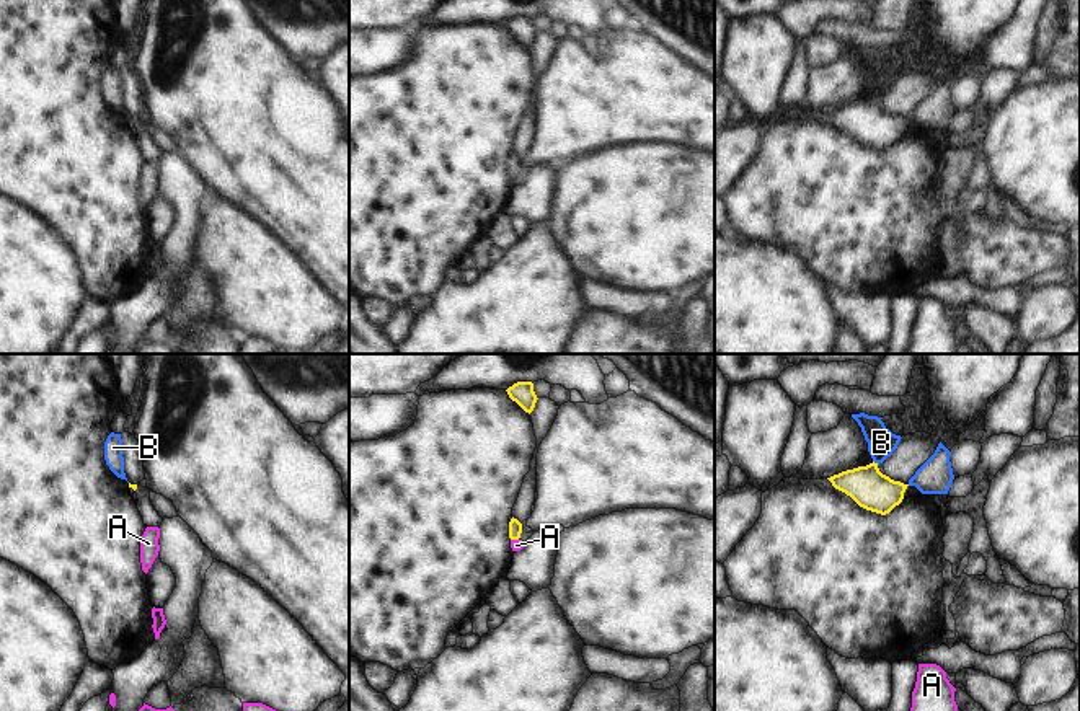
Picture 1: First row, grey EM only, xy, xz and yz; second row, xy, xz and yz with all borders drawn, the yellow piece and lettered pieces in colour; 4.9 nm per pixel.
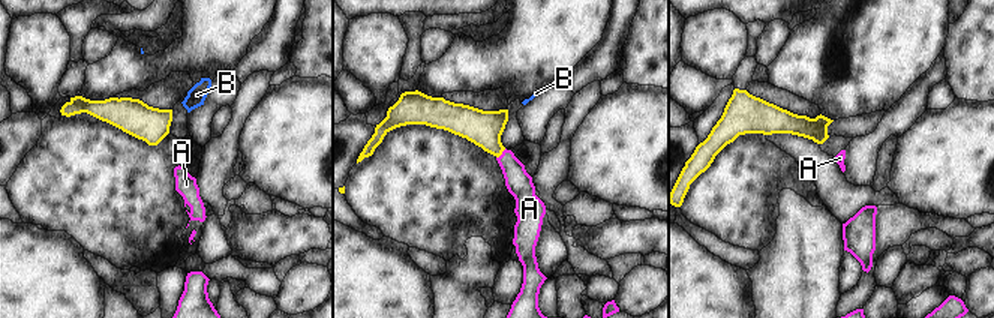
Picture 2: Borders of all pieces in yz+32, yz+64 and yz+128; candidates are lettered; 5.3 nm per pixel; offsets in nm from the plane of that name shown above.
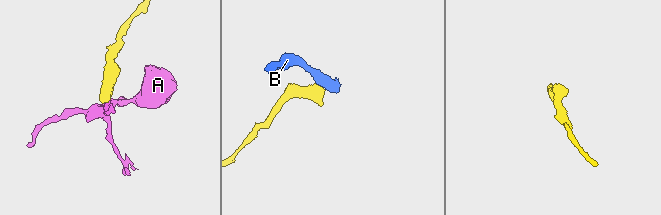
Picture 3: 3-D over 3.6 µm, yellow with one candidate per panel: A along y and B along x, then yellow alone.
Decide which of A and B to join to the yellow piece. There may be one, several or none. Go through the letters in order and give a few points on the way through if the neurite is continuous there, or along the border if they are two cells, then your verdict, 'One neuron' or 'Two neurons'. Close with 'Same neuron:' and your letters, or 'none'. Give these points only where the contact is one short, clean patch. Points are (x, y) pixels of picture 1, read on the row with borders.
A: Path across: xz (514, 525), (514, 538), (516, 545). One neuron
B: Boundary: yz (873, 460), (878, 463). Two neurons
Same neuron: A.

